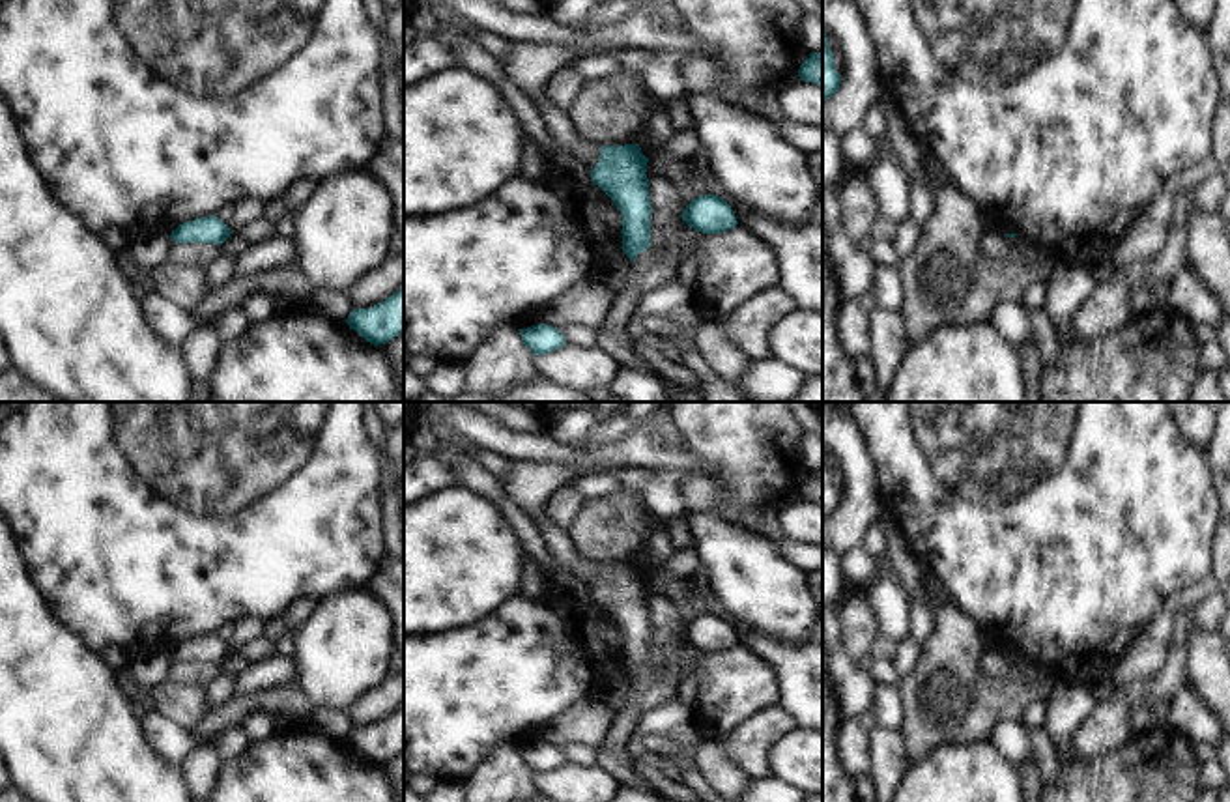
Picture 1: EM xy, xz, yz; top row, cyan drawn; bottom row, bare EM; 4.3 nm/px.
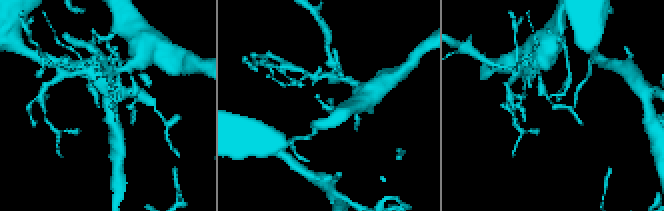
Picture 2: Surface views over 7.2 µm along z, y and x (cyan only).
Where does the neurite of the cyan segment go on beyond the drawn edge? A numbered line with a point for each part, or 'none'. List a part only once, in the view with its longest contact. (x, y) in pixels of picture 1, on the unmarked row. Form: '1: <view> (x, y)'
none

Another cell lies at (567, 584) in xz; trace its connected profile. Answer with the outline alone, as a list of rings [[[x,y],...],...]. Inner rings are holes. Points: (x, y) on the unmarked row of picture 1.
[[[551,570],[551,587],[578,602],[591,602],[591,587],[566,570]]]

